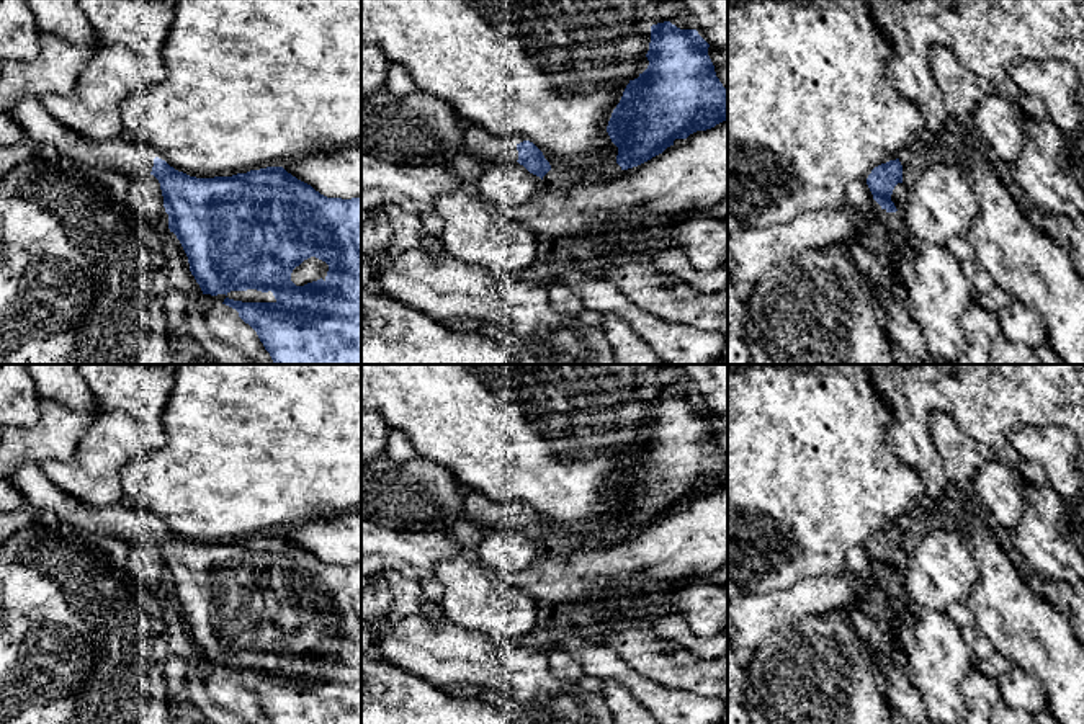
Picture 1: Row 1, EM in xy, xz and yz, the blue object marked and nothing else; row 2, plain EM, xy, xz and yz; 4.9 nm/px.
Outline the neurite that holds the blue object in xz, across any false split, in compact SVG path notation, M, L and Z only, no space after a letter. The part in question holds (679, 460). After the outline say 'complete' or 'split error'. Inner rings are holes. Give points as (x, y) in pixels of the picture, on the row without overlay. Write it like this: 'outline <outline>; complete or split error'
outline M670 387L651 392L646 420L649 431L638 445L629 446L607 492L618 513L616 530L621 536L662 520L675 505L687 505L728 485L728 456L716 443L708 413L697 396L680 396Z; complete

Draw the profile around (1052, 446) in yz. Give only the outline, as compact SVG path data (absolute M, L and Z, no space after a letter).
M1025 425L1007 431L1014 449L1038 464L1064 500L1074 503L1084 477L1084 466L1074 433L1061 425Z

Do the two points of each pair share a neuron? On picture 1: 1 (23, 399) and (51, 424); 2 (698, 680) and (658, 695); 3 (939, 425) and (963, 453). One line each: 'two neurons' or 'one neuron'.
1: two neurons
2: two neurons
3: one neuron

